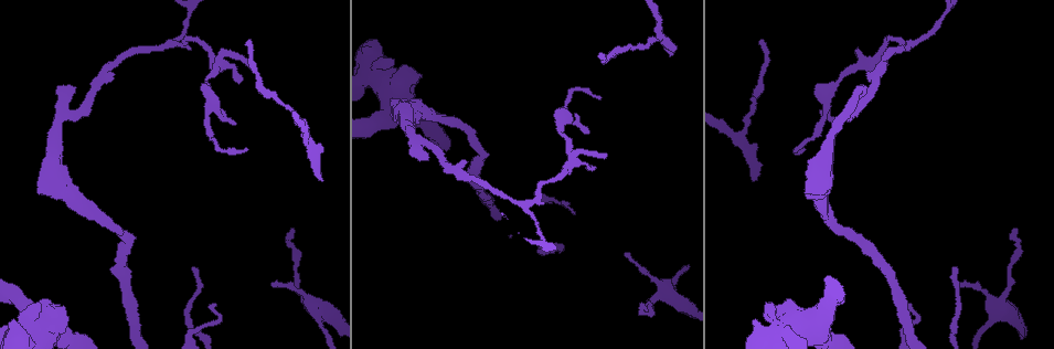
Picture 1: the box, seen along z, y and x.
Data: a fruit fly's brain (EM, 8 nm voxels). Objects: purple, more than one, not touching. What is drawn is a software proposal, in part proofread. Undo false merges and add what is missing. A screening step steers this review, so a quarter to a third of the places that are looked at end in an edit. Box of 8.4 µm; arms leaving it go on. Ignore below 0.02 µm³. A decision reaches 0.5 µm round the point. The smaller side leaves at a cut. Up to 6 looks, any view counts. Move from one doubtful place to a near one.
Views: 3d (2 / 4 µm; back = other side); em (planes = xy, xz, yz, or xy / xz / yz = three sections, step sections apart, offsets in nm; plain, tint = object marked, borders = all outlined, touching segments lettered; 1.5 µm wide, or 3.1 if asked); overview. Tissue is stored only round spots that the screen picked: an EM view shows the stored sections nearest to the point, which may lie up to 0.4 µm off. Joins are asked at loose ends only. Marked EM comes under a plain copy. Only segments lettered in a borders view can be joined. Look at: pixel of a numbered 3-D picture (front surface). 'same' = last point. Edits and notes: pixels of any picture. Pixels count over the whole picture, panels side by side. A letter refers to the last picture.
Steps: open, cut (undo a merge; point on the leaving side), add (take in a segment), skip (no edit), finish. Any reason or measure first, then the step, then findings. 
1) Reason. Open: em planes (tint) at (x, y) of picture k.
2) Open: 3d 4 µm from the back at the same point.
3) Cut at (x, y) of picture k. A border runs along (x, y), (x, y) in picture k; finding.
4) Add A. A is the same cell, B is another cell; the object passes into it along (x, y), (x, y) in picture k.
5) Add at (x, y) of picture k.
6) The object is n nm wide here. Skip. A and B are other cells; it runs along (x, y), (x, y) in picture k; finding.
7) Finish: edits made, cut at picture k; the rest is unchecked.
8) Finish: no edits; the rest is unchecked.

Tapers out. Open: em planes (borders) at (803, 149) of picture 1.

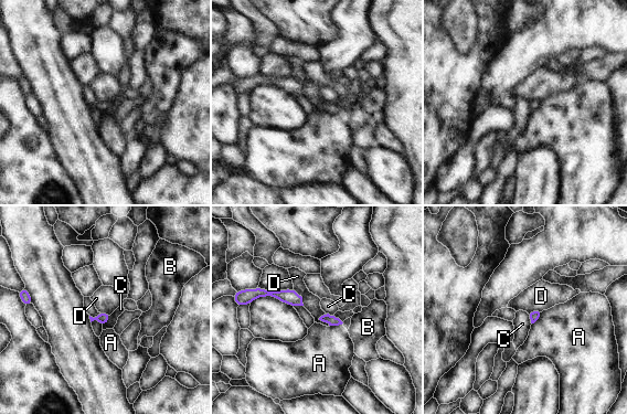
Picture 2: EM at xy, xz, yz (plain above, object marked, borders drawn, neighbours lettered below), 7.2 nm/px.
Skip. A, B, C and D are other cells; a border runs along (540, 312), (540, 316), (532, 324) in picture 2; none of them fits.

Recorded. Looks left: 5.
Free end. Open: em planes (borders) at (593, 170) of picture 1.

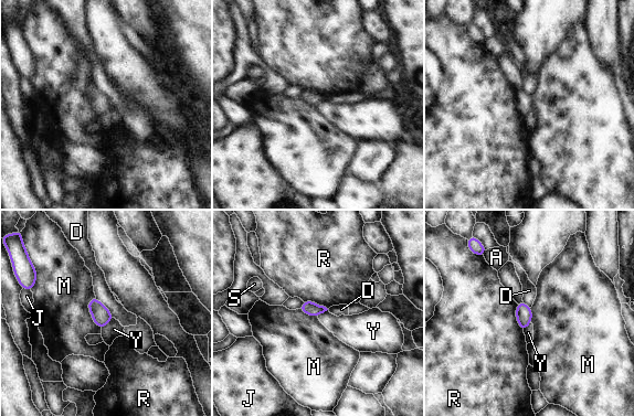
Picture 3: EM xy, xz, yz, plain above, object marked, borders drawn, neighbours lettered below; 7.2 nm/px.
The longest contact is with M, 260 nm. Skip. A, D, J, M, R, S and Y are other cells; no lettered segment goes on from it.

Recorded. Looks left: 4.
Thin end. Open: em xz step 4 (borders) at (290, 228) of picture 1.

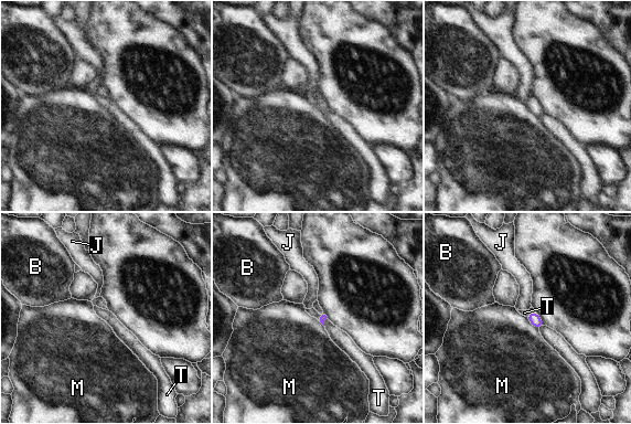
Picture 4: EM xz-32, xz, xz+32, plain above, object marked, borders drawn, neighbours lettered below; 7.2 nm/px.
Skip. B, J, M and T are other cells; a border runs along (543, 325), (539, 329) in picture 4; no lettered segment goes on from it.

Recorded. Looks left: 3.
Finish: no edits; the rest is unchecked.

